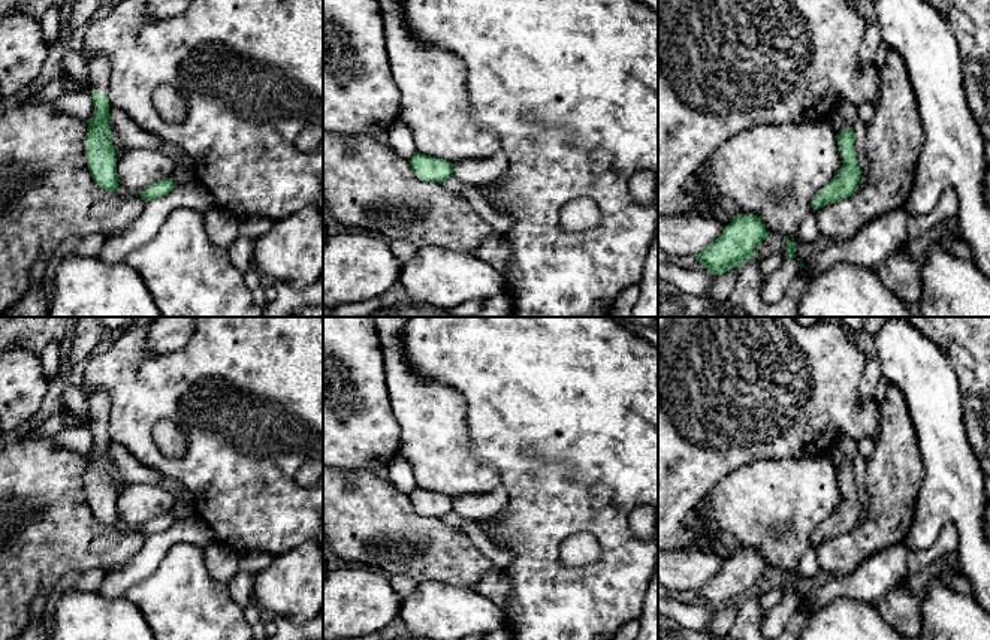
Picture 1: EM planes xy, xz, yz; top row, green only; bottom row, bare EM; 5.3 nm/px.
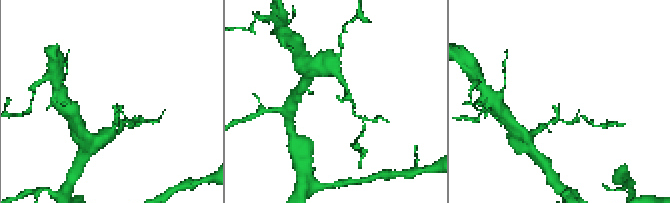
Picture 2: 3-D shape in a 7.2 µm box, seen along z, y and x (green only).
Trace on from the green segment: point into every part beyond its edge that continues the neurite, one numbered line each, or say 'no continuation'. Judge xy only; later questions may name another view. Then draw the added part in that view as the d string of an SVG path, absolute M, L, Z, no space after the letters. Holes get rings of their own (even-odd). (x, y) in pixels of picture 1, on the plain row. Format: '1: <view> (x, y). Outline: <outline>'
1: xy (99, 405). Outline: M97 389L93 393L87 393L87 401L93 417L93 425L108 431L109 401L106 392L103 389Z

